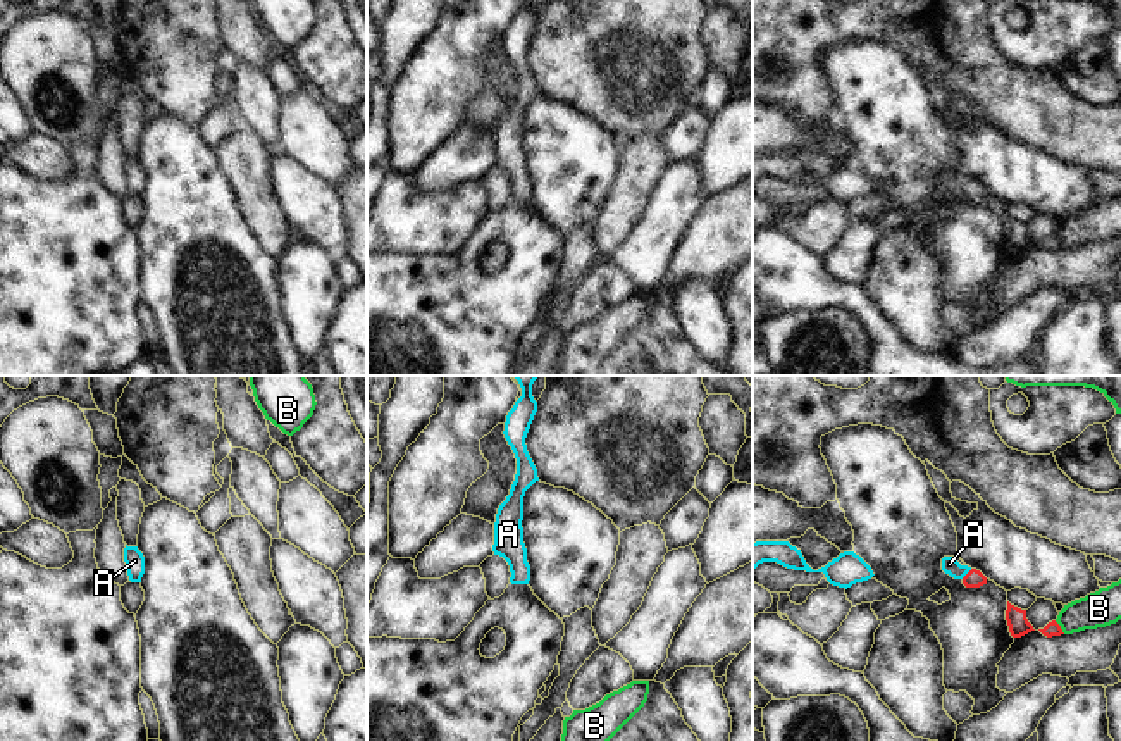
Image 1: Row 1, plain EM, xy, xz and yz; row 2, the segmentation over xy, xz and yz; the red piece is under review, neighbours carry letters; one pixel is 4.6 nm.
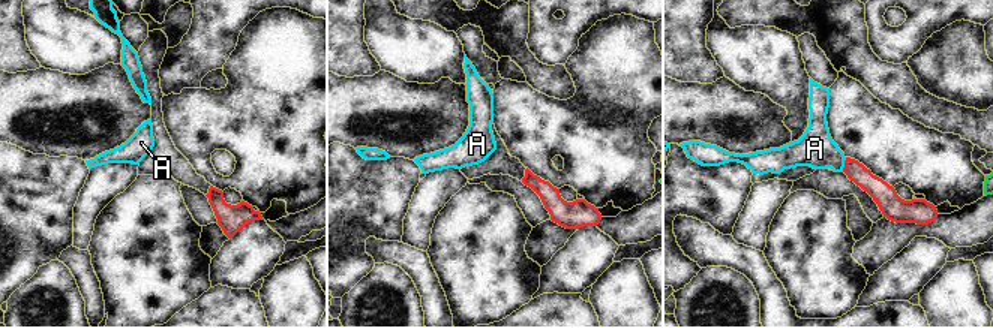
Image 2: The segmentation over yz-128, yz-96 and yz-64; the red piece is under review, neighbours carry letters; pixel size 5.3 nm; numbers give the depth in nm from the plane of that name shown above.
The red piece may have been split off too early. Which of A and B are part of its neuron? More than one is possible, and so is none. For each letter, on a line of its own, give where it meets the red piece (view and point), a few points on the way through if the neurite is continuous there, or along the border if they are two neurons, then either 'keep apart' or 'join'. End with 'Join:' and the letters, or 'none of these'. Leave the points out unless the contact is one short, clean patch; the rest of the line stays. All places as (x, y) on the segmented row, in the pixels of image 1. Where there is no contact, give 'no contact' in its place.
A: yz (968, 572) | across yz (973, 578), (968, 572), (959, 572), (949, 564) | join
B: yz (1059, 628) | along yz (1054, 621), (1065, 633) | keep apart
Join: A

